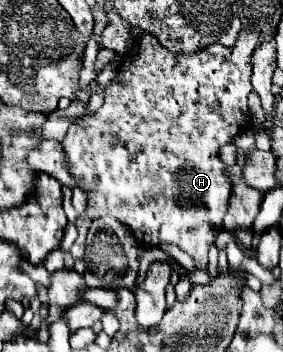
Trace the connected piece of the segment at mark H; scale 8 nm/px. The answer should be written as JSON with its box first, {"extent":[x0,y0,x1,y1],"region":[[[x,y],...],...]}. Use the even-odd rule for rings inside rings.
{"extent":[63,25,259,269],"region":[[[249,25],[233,47],[211,45],[185,55],[167,51],[156,37],[144,33],[127,53],[130,59],[125,59],[127,65],[120,68],[119,77],[105,89],[103,105],[71,125],[63,139],[69,171],[89,197],[93,197],[93,191],[103,193],[107,203],[115,207],[115,217],[137,235],[139,243],[173,243],[189,253],[199,269],[207,269],[209,247],[229,209],[231,177],[219,149],[231,143],[239,131],[249,129],[247,95],[253,91],[249,57],[259,41],[259,29]]]}

